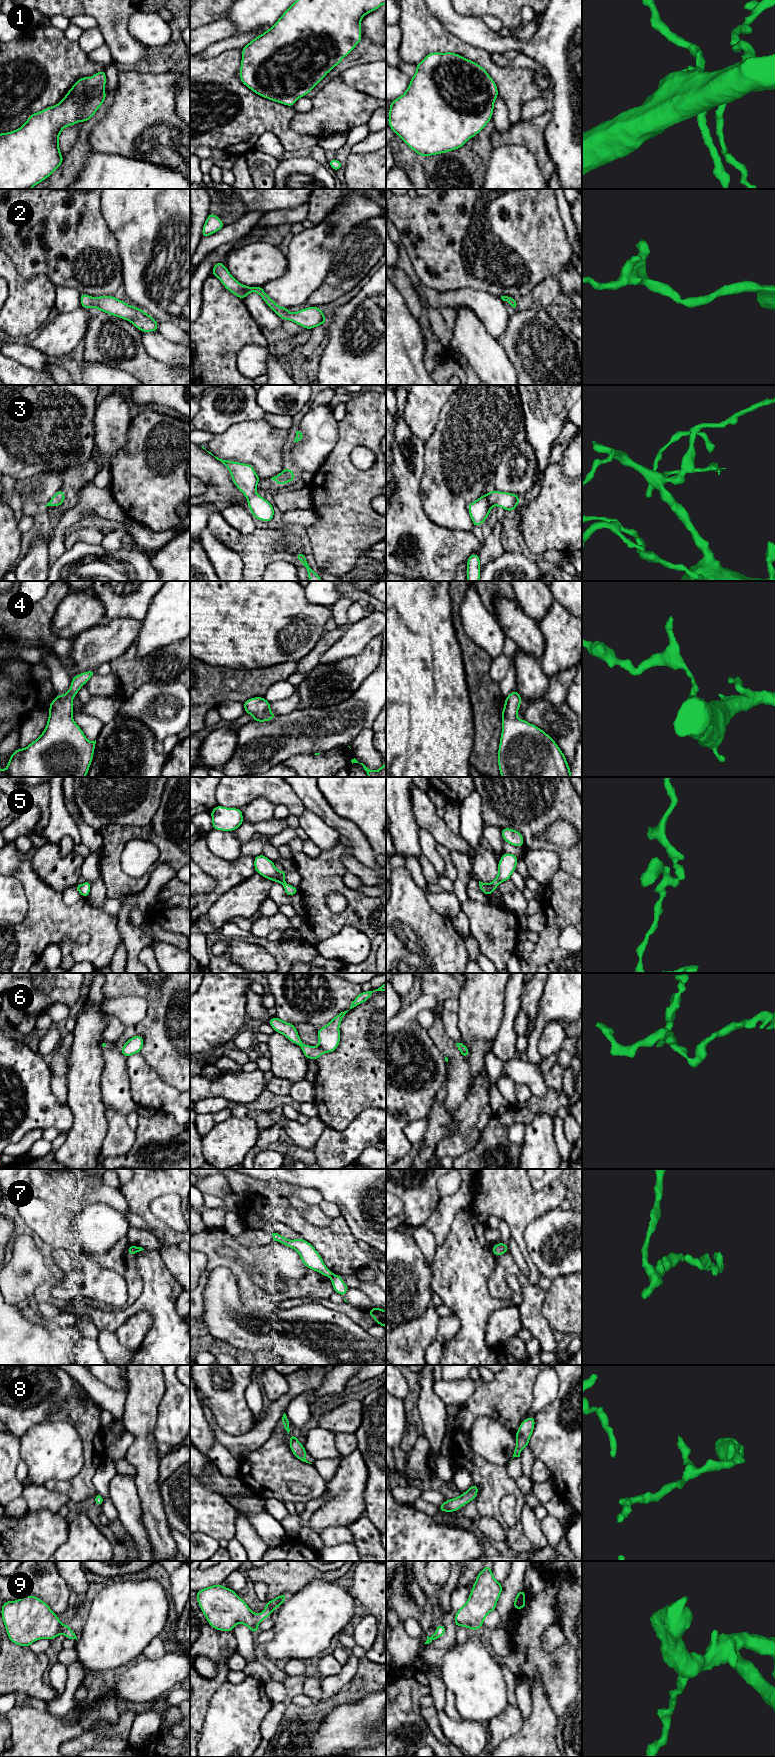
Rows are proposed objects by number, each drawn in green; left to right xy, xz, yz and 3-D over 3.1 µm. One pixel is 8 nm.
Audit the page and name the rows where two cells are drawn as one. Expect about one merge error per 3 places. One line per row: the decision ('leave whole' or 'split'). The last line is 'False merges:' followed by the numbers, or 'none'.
1: leave whole
2: leave whole
3: leave whole
4: leave whole
5: leave whole
6: leave whole
7: split
8: leave whole
9: leave whole
False merges: 7

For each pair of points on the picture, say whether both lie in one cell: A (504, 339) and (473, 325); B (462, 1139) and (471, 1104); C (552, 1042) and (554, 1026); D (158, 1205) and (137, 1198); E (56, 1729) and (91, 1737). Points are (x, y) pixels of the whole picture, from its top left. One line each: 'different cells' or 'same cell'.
A: different cells
B: same cell
C: same cell
D: different cells
E: different cells

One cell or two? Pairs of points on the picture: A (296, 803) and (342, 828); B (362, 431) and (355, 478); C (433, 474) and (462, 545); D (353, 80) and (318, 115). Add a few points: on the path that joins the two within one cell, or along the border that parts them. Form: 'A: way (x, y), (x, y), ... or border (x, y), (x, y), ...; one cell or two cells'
A: border (292, 788), (305, 808); two cells
B: way (350, 443), (345, 448), (345, 466); one cell
C: border (432, 523), (448, 529), (472, 531); two cells
D: border (340, 75), (348, 85), (369, 95); two cells

